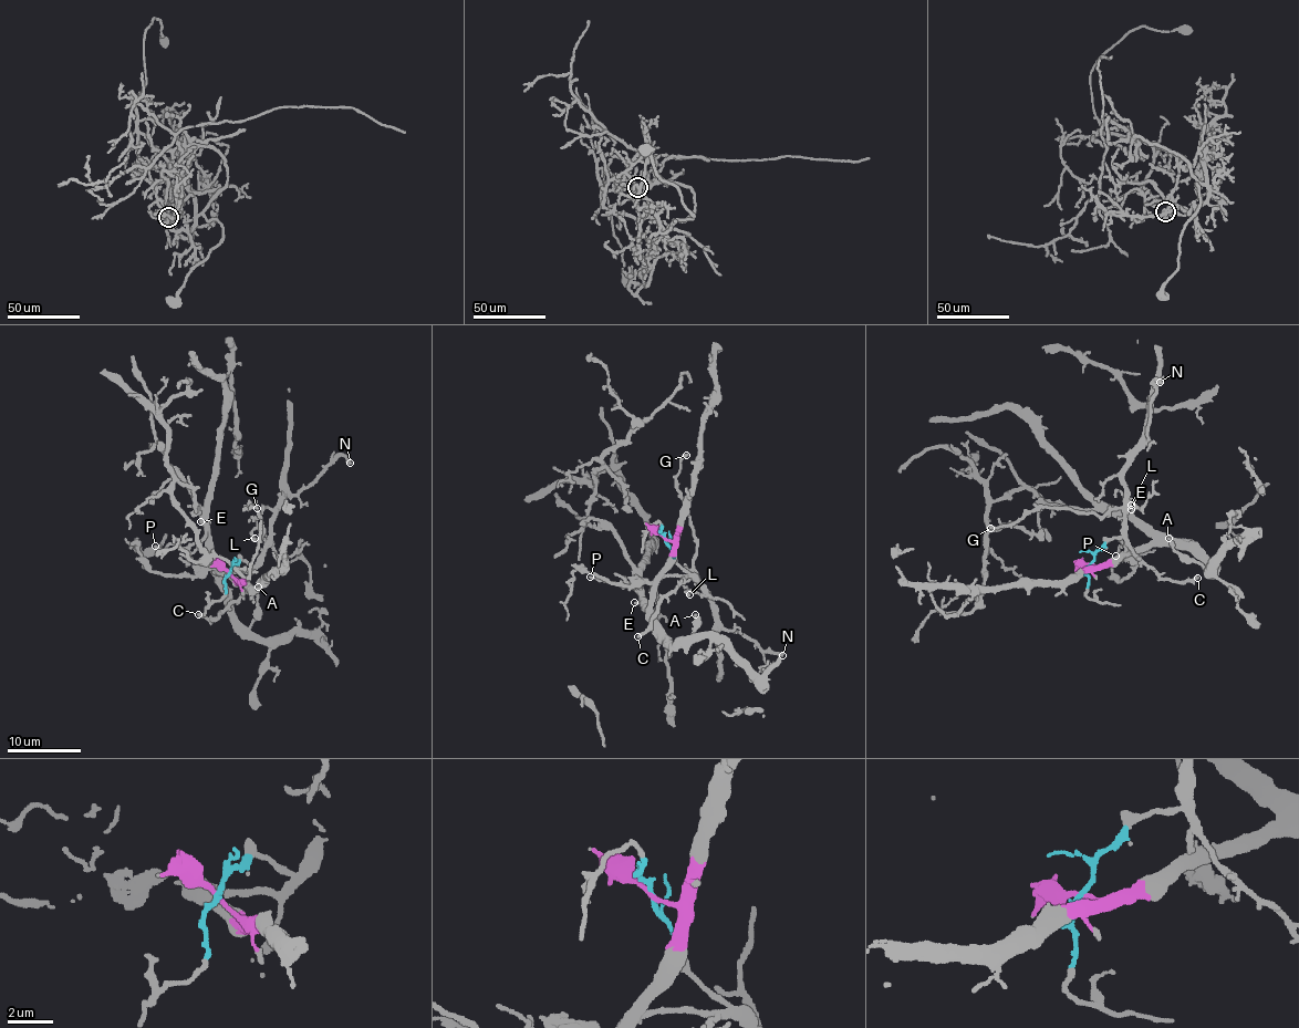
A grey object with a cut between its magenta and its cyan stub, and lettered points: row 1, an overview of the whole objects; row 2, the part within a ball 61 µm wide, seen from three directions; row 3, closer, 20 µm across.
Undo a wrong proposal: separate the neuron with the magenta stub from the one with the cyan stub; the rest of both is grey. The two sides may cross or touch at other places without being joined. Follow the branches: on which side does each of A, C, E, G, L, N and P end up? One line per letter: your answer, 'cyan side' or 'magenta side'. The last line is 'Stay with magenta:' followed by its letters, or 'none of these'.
A: magenta side
C: cyan side
E: magenta side
G: cyan side
L: cyan side
N: cyan side
P: magenta side
Stay with magenta: A, E, P

